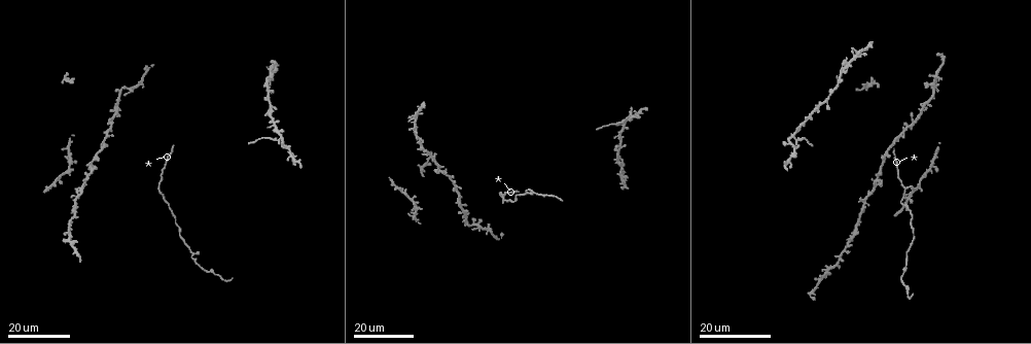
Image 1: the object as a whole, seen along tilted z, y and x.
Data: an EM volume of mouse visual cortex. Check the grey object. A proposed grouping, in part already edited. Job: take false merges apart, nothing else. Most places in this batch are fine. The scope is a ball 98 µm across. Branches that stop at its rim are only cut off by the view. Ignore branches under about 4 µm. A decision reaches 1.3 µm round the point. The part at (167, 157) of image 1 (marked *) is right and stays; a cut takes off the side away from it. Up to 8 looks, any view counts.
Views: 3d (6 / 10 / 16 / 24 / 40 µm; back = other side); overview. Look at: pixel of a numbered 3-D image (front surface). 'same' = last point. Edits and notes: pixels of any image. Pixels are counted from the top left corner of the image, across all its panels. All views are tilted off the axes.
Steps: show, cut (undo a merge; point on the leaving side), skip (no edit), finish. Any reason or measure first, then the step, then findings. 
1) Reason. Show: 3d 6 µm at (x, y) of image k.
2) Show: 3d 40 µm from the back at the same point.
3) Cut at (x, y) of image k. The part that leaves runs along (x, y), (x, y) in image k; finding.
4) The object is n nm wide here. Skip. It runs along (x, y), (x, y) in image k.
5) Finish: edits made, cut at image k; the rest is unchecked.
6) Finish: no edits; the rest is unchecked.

Three arms meet. Show: 3d 16 µm at (907, 188) of image 1.

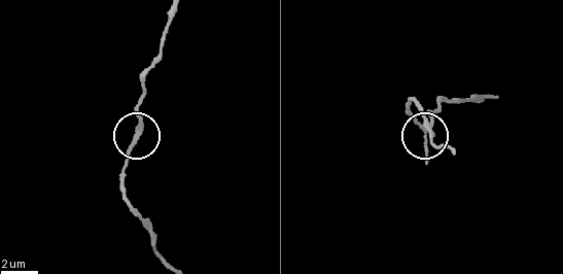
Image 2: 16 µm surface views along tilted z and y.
Show: 3d 10 µm at (138, 134) of image 2.

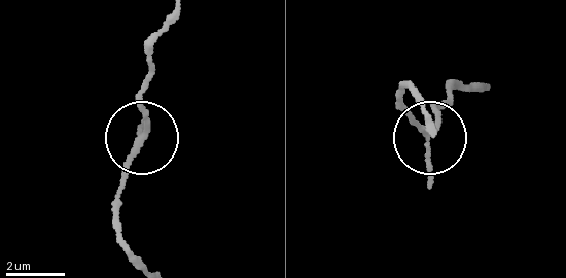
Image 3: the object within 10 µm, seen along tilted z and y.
3 arms meet here. Skip. Continuous, no second neuron.

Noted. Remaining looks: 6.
Calibre changes. Show: 3d 16 µm at (878, 182) of image 1.

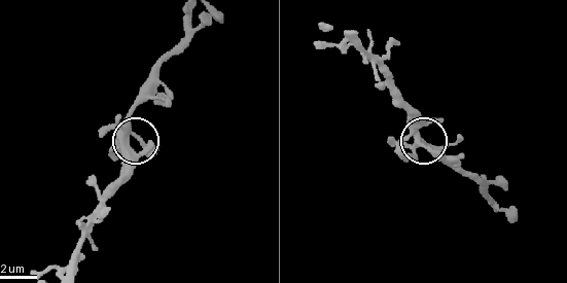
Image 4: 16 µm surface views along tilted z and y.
Show: 3d 10 µm at (127, 127) of image 4.

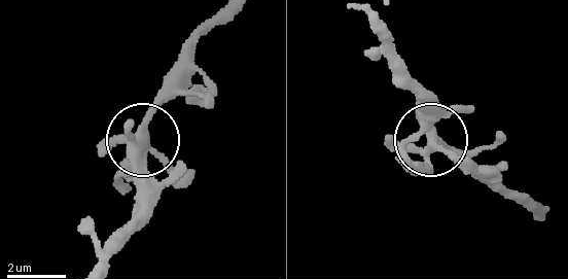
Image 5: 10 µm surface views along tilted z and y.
Skip. Continuous, no second neuron.

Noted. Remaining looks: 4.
Show: 3d 16 µm at (109, 120) of image 1.

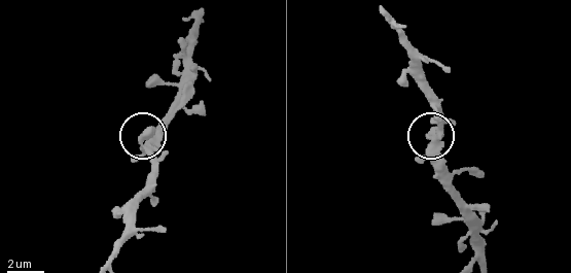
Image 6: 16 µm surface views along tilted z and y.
Zoom in. Show: 3d 6 µm at (431, 146) of image 6.

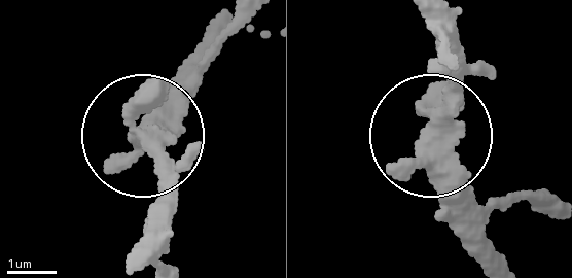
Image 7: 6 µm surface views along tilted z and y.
Show: 3d 6 µm from the back at (434, 130) of image 7.

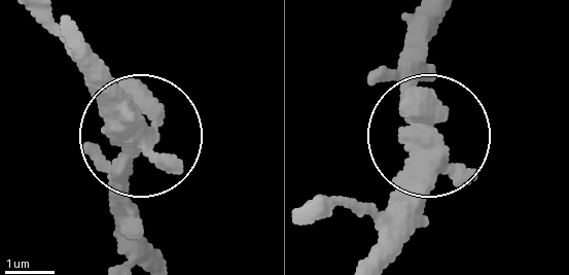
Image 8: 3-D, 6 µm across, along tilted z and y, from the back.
4 arms meet here. Skip. One neuron here.

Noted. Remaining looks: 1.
Finish: no edits; the rest is unchecked.

